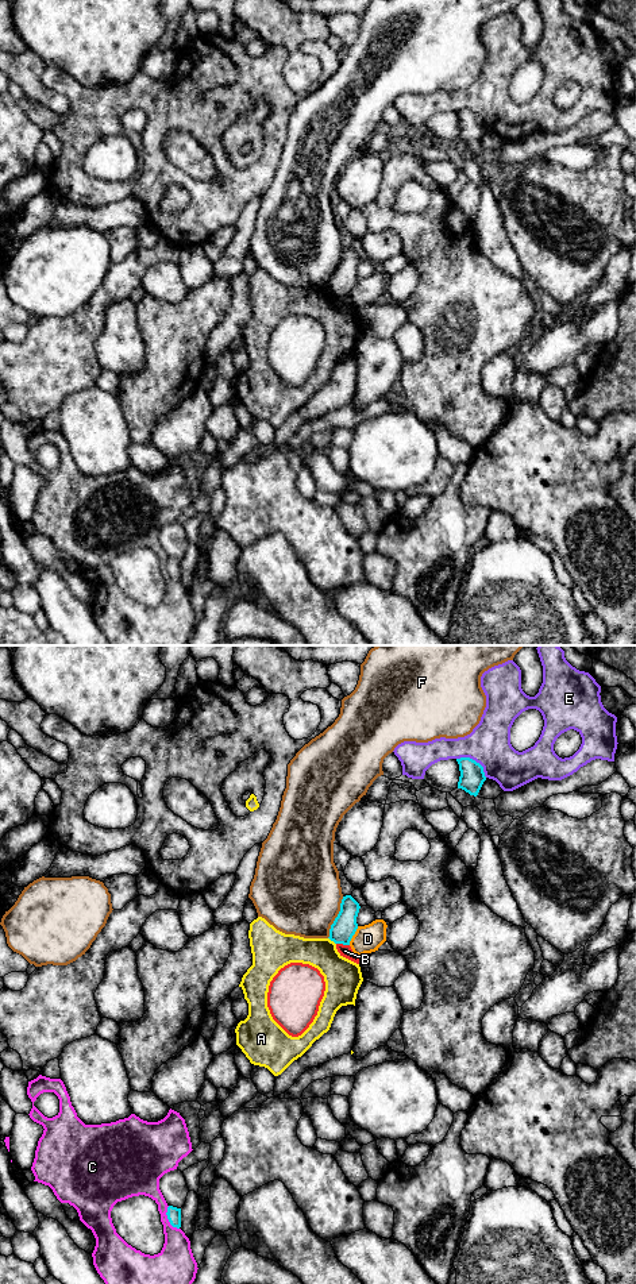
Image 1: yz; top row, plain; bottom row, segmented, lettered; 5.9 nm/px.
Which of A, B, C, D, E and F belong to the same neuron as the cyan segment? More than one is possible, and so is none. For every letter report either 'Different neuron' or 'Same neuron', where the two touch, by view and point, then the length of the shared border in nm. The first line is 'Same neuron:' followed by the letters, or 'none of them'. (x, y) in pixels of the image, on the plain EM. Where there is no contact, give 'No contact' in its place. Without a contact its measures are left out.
Same neuron: none of them
A: Different neuron. Touches cyan at yz (332, 292). Shared border 60 nm
B: Different neuron. Touches cyan at yz (343, 296). Shared border 80 nm
C: Different neuron. Touches cyan at yz (168, 570). Shared border 160 nm
D: Different neuron. Touches cyan at yz (353, 286). Shared border 130 nm
E: Different neuron. Touches cyan at yz (474, 112). Shared border 220 nm
F: Different neuron. Touches cyan at yz (336, 269). Shared border 260 nm

